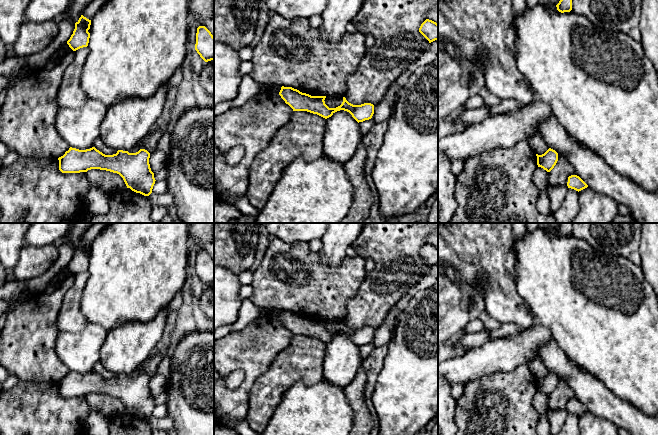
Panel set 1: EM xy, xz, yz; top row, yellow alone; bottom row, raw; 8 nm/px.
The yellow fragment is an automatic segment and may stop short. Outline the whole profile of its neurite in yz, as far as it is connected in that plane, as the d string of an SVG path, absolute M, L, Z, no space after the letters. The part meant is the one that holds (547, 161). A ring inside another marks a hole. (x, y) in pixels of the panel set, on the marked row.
M549 148L544 154L536 154L536 156L538 167L543 168L547 172L550 172L558 161L558 153L551 148Z

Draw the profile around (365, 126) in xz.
M372 119L365 120L363 122L359 122L359 129L362 135L365 135L368 133L371 128L375 125L374 121Z

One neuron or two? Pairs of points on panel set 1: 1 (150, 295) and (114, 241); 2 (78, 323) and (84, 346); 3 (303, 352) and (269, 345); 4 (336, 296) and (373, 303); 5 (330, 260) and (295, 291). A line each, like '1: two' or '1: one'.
1: one
2: two
3: two
4: two
5: two

